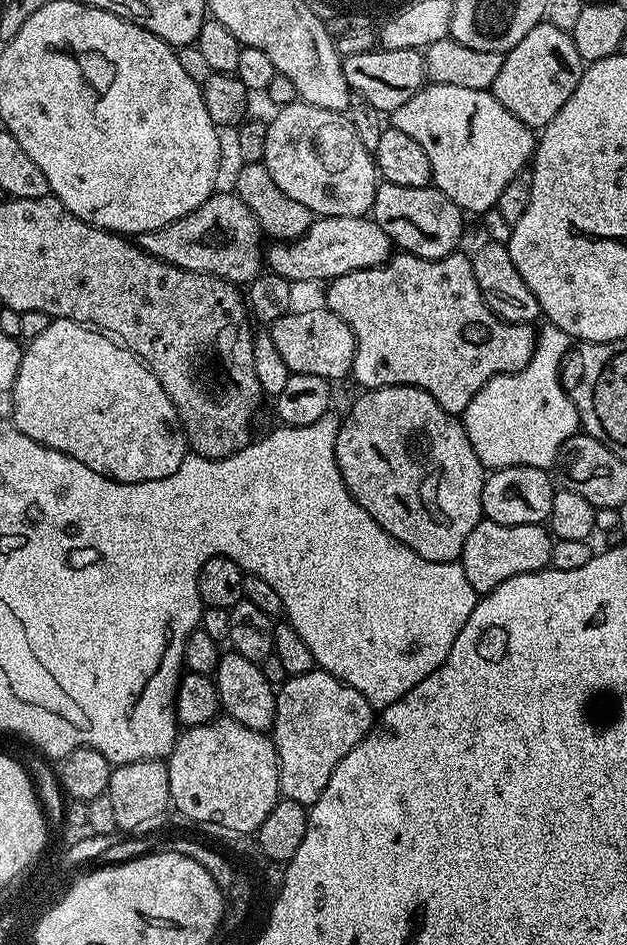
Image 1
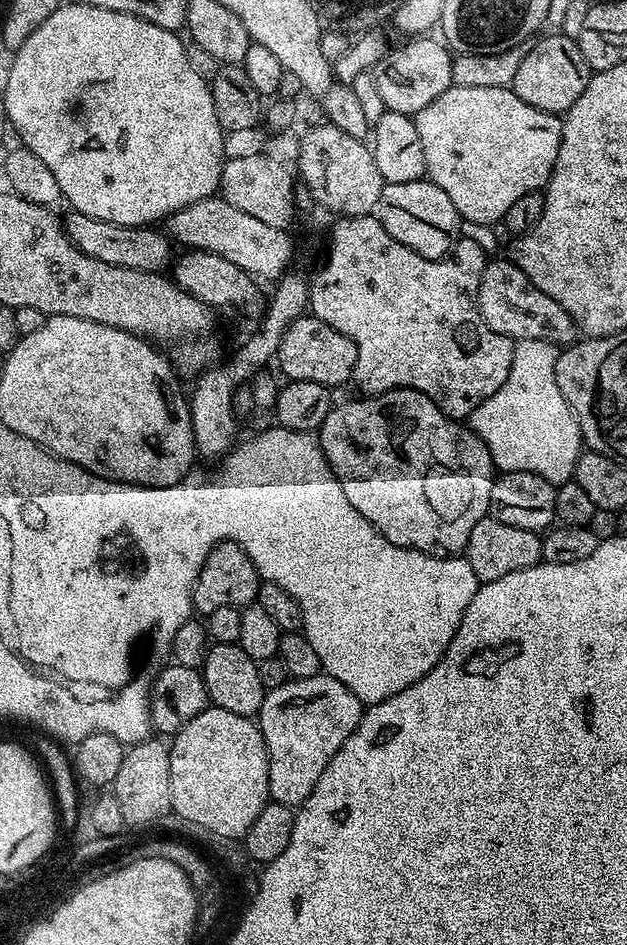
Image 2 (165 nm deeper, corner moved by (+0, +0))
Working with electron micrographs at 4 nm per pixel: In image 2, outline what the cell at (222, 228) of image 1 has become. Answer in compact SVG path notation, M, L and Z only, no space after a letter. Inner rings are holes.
M75 210L69 211L63 217L64 231L88 256L98 258L110 266L122 266L130 270L142 270L143 272L163 273L164 267L171 265L174 260L172 248L174 244L163 231L155 232L157 229L152 226L143 228L131 228L130 226L118 226L110 222L102 222L98 218L90 218L86 214Z

